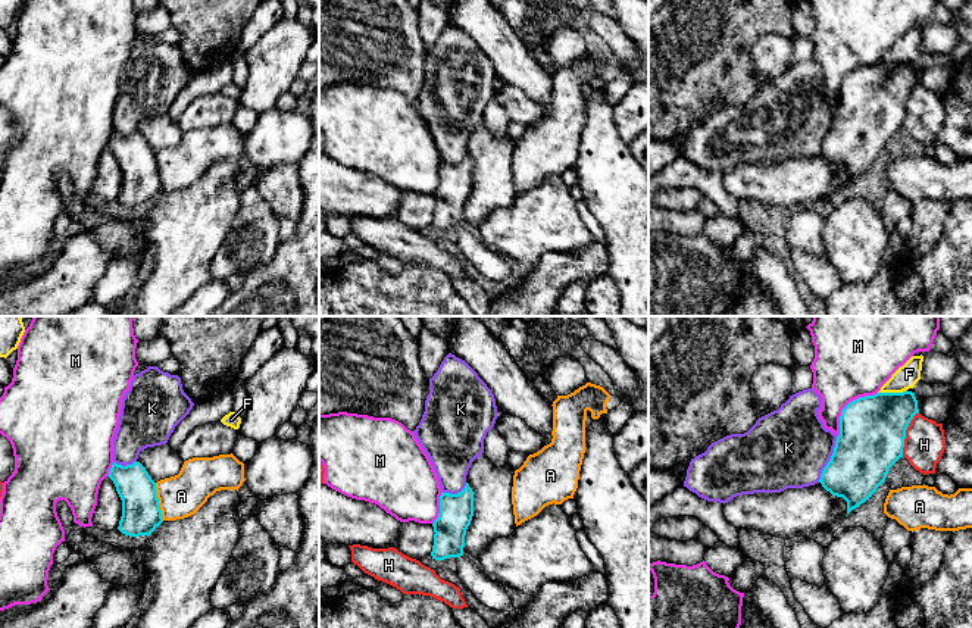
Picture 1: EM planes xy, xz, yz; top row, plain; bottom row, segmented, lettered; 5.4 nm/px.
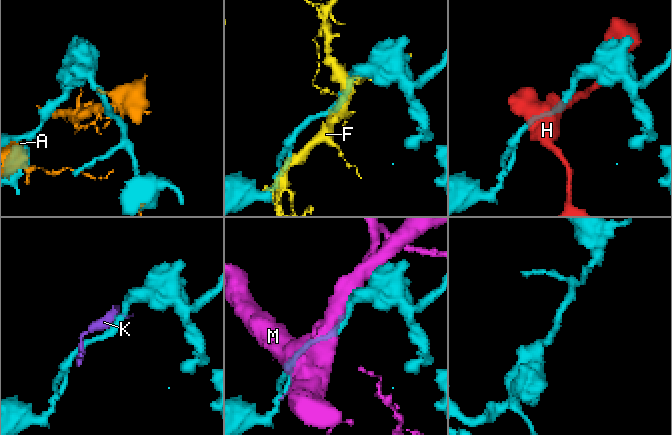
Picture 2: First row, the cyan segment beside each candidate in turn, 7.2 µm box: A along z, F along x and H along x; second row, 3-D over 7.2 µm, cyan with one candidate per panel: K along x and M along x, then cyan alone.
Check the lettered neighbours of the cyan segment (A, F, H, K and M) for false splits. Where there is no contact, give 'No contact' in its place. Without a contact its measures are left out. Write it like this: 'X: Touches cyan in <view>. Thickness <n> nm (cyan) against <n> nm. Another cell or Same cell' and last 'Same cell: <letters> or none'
A: Touches cyan in xy. Thickness 220 nm (cyan) against 240 nm. Another cell
F: Touches cyan in yz. Thickness 360 nm (cyan) against 120 nm. Another cell
H: Touches cyan in yz. Thickness 360 nm (cyan) against 220 nm. Another cell
K: Touches cyan in yz. Thickness 360 nm (cyan) against 440 nm. Another cell
M: Touches cyan in yz. Thickness 360 nm (cyan) against 400 nm. Another cell
Same cell: none

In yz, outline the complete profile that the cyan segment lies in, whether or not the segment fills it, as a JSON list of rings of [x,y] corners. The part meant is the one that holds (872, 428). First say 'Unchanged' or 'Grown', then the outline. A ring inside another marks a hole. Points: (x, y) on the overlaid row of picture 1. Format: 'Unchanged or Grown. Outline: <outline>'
Unchanged. Outline: [[[876,393],[850,402],[840,416],[840,435],[819,482],[832,496],[847,502],[847,515],[876,491],[888,469],[903,457],[906,429],[919,413],[915,393]]]

